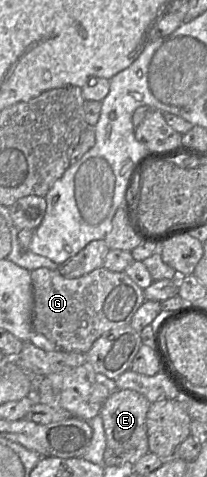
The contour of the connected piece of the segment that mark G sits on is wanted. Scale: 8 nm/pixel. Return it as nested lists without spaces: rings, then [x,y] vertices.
[[[45,267],[34,269],[30,272],[34,295],[32,329],[45,335],[58,348],[65,351],[86,353],[94,341],[103,333],[113,328],[130,324],[133,315],[146,300],[143,289],[124,271],[116,272],[105,267],[99,267],[76,278],[66,278],[57,269]]]

